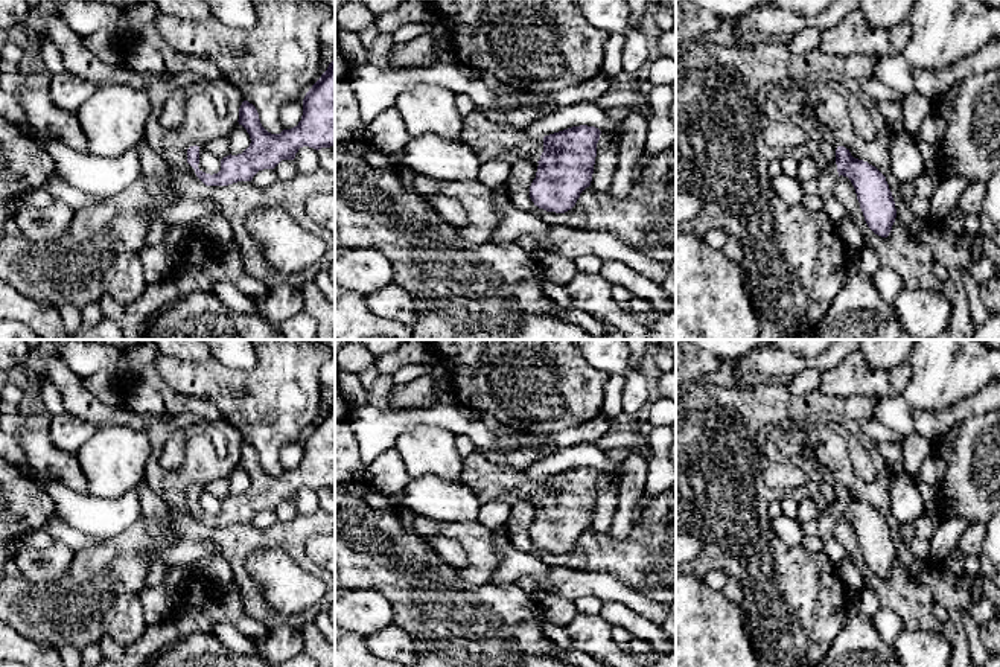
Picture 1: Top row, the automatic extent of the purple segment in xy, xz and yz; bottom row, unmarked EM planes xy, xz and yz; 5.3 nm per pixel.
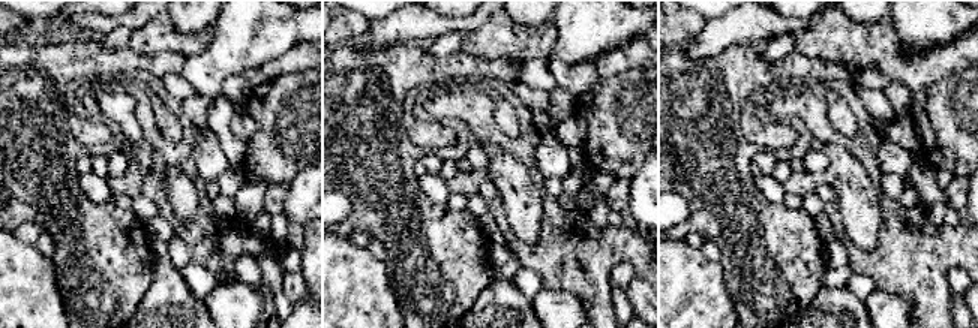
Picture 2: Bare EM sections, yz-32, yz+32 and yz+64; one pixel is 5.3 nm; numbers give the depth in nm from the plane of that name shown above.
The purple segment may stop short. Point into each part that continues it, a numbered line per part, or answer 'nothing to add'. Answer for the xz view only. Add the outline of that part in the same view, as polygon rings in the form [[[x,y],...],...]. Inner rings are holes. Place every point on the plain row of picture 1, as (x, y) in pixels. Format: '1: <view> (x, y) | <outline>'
1: xz (489, 481) | [[[479,451],[463,458],[461,483],[472,490],[479,504],[489,501],[510,506],[519,501],[539,503],[543,493],[543,478],[530,478],[527,468],[489,461]]]

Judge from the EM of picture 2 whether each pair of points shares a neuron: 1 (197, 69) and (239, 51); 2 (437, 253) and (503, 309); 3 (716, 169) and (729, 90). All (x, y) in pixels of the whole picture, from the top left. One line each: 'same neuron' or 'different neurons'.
1: same neuron
2: different neurons
3: same neuron

